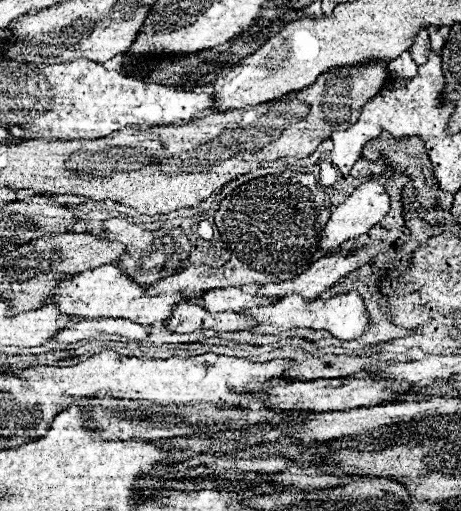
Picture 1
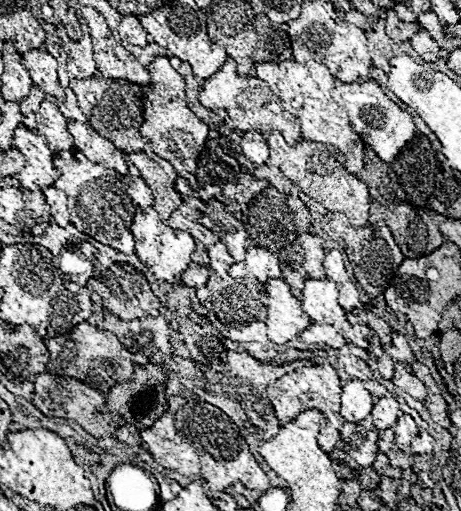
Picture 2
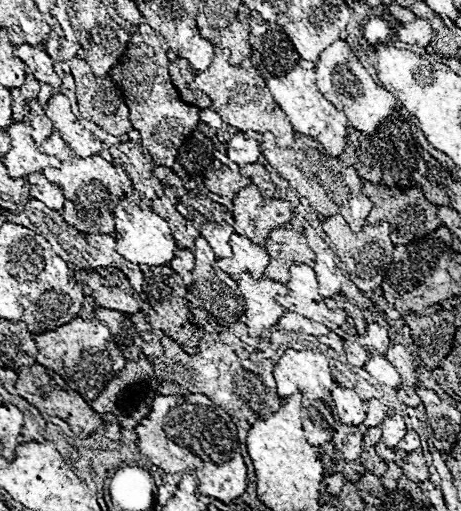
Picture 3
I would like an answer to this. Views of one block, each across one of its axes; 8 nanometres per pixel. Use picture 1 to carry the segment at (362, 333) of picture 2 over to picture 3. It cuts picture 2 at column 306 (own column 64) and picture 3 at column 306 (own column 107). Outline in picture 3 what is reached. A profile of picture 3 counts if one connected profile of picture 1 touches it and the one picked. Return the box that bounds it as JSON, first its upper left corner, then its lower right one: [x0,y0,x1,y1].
[276,264,348,338]

